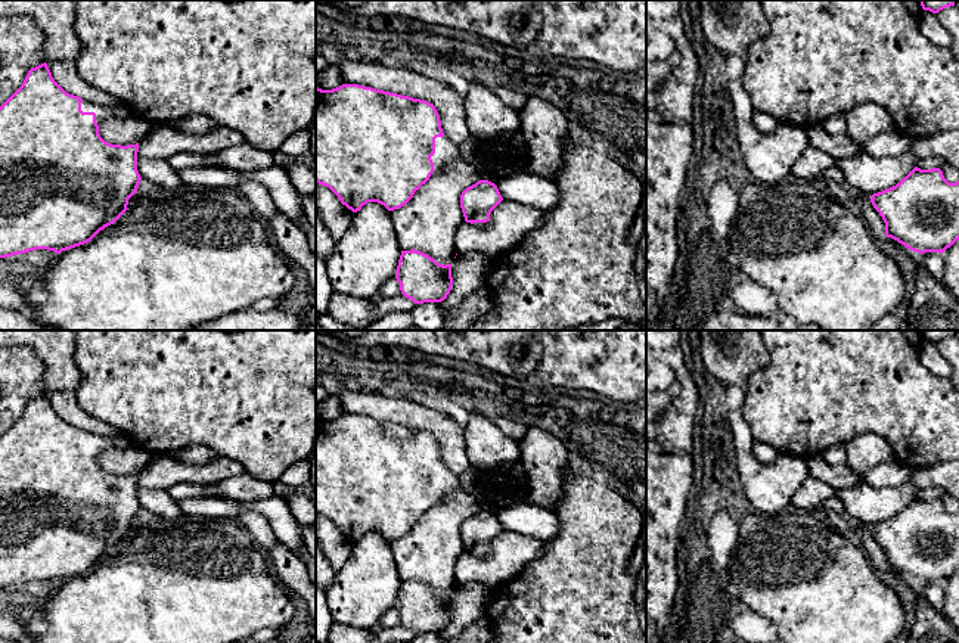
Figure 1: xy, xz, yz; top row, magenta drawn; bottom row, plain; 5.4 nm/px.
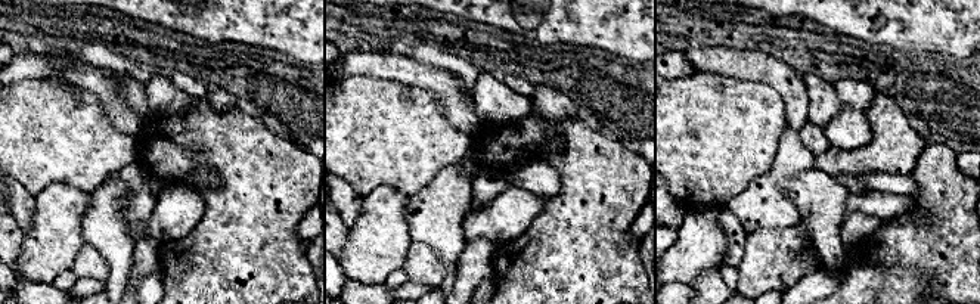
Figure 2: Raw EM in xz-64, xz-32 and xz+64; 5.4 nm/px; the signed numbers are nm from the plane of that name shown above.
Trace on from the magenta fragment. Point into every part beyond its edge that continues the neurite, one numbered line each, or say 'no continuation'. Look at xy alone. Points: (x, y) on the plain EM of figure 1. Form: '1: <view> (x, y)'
1: xy (102, 443)

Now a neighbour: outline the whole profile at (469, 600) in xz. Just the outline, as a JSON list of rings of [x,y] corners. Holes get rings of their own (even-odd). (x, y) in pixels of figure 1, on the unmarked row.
[[[480,583],[457,584],[451,594],[453,615],[444,631],[440,633],[441,643],[453,643],[460,631],[471,622],[485,616],[488,588]]]

